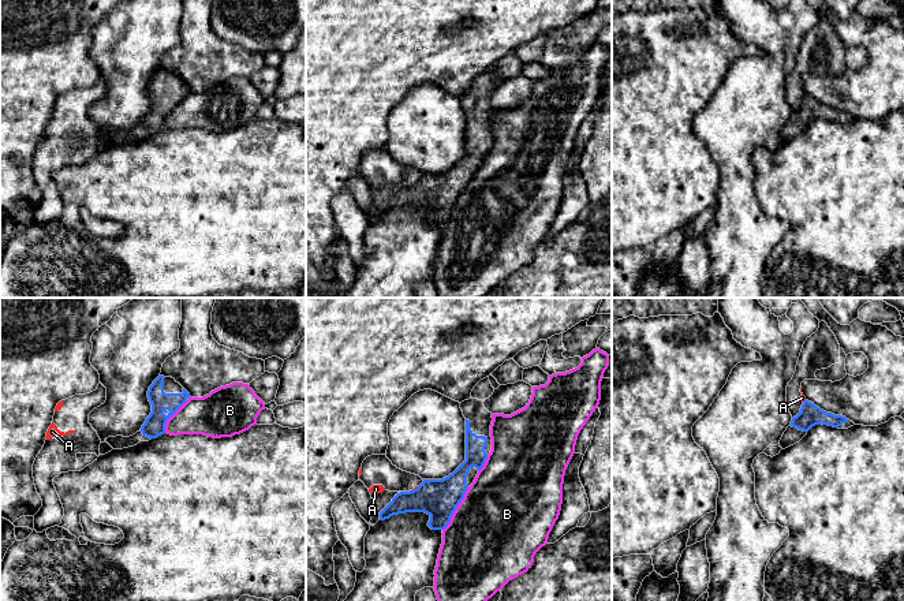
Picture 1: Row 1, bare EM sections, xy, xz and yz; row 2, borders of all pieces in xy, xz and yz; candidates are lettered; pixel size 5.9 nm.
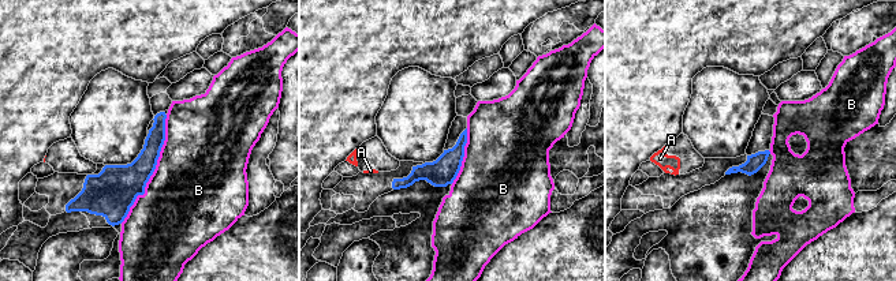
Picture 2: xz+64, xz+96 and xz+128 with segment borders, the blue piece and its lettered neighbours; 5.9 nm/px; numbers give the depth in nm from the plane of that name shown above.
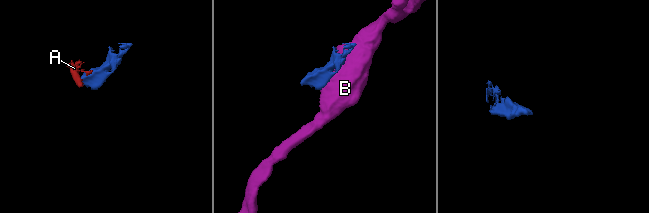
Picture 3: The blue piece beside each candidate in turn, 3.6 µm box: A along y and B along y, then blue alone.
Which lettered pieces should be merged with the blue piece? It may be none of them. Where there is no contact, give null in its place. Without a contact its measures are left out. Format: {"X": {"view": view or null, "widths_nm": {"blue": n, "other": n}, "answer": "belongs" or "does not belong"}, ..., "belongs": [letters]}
{"A": {"view": "xz", "widths_nm": {"blue": 220, "other": 20}, "answer": "does not belong"}, "B": {"view": "xz", "widths_nm": {"blue": 220, "other": 500}, "answer": "does not belong"}, "belongs": []}

